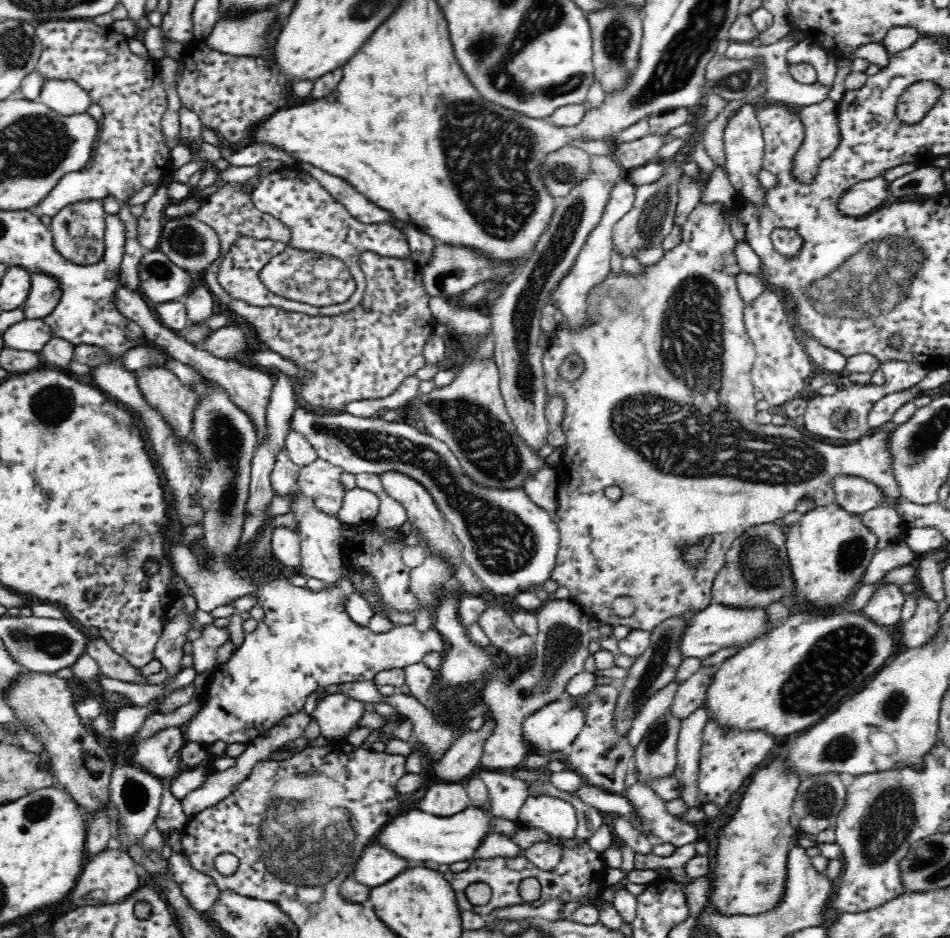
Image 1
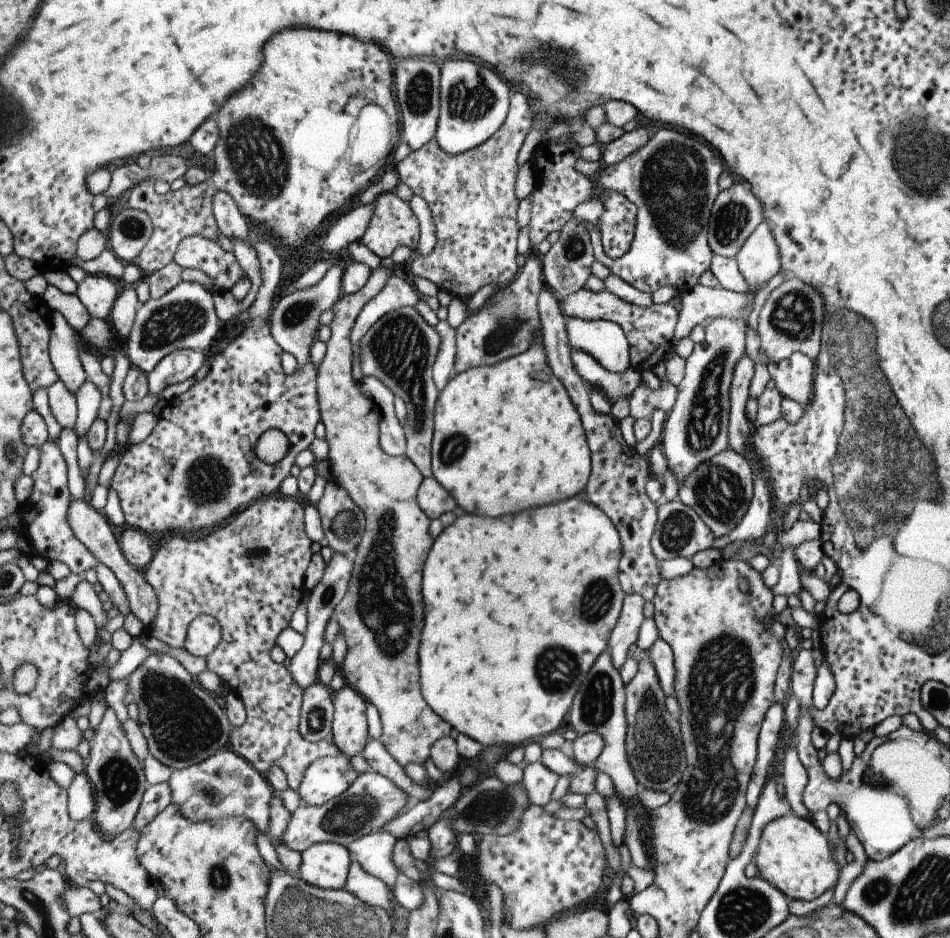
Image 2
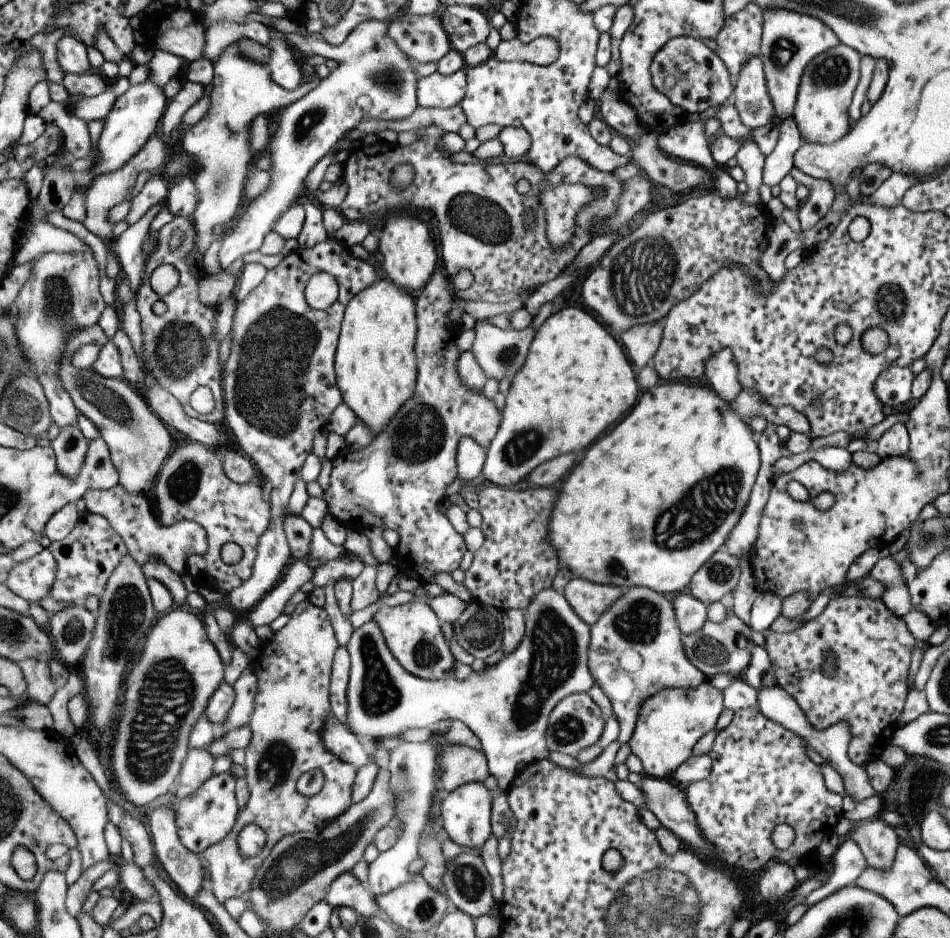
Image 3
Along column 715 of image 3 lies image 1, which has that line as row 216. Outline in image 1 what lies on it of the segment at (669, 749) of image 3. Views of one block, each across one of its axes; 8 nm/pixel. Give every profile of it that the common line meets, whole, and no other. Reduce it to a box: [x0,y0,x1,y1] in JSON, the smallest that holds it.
[542,204,904,634]

